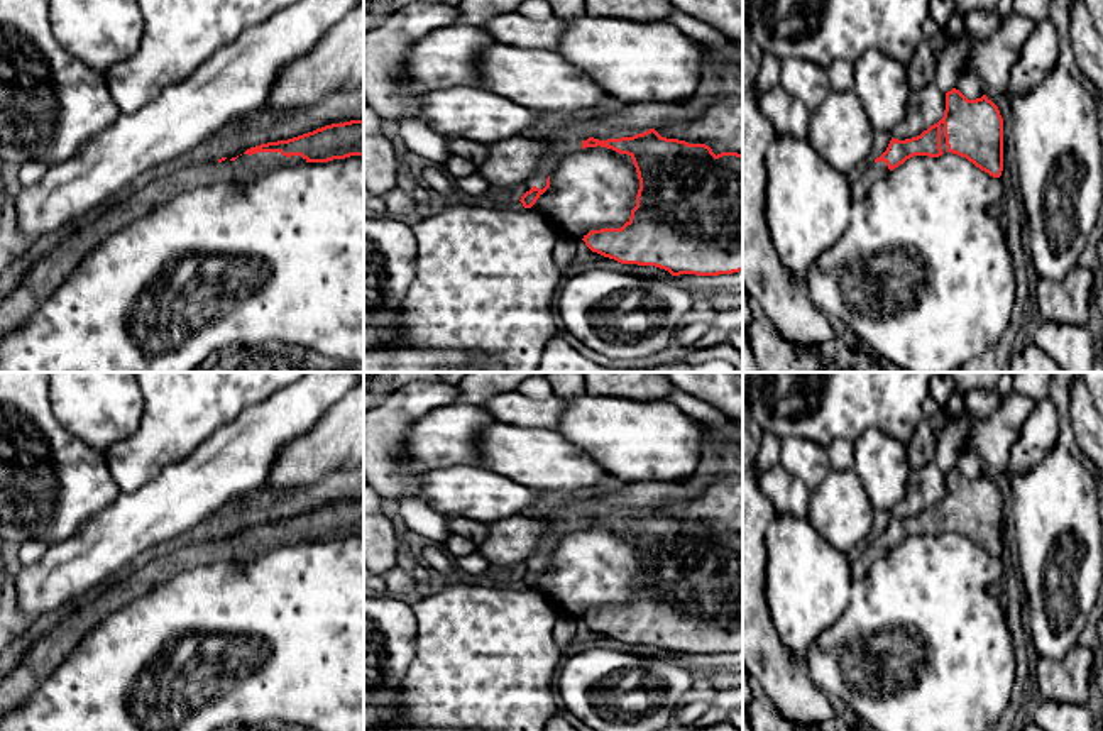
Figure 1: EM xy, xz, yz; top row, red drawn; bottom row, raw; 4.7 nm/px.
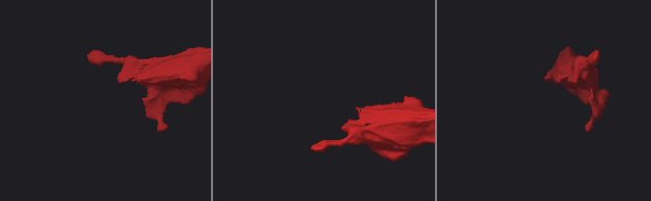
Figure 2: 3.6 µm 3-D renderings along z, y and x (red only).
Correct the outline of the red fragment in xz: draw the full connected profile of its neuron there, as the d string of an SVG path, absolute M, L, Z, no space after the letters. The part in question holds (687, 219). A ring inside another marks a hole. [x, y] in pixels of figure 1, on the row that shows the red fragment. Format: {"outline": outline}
{"outline": "M579 124L585 147L628 154L638 173L636 206L621 228L590 230L585 245L621 264L655 266L672 276L719 276L743 271L743 154L714 154L705 144L661 137L655 129L621 139L599 140L597 127Z"}

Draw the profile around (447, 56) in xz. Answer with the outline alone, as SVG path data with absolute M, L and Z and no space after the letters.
M447 25L414 42L403 61L406 85L428 93L448 86L477 86L475 59L494 44L477 25Z

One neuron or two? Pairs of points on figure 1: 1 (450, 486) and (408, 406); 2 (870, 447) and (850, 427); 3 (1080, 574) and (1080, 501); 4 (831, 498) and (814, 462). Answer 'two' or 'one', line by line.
1: two
2: two
3: one
4: two

